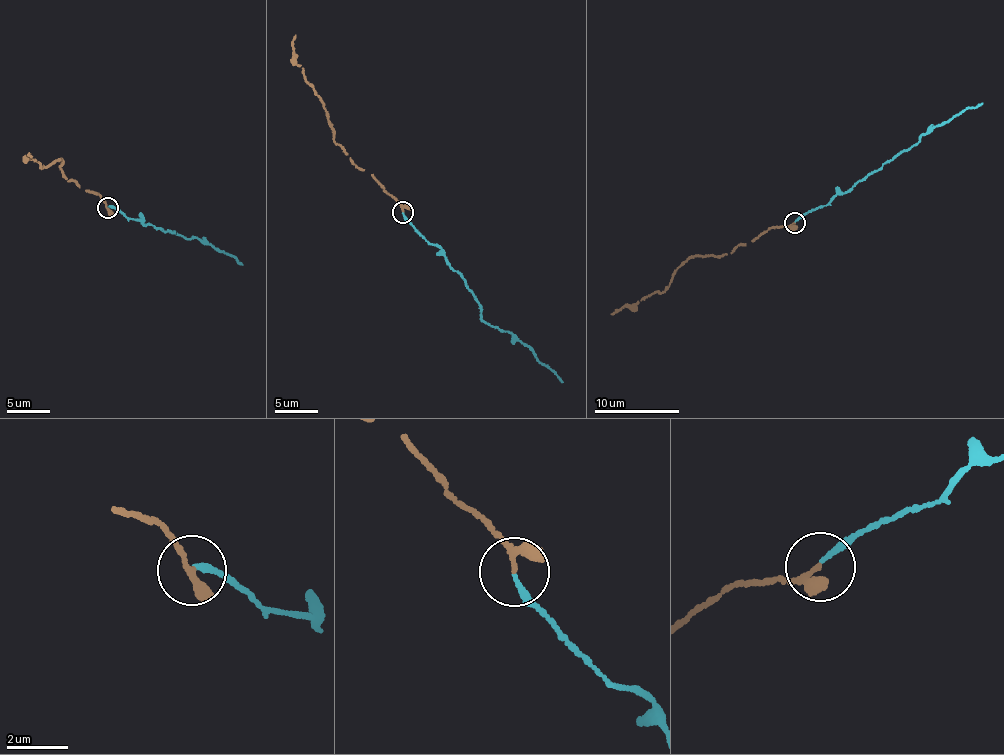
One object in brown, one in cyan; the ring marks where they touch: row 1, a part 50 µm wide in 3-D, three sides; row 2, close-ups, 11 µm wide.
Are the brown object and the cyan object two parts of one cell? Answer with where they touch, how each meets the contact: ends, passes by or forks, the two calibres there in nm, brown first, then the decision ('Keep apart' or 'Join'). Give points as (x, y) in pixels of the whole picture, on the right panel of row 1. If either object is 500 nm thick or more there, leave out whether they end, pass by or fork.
Place: (795, 222). At the ring brown passes by. At the ring cyan ends. Thickness 160 nm (brown) against 170 nm. Join

